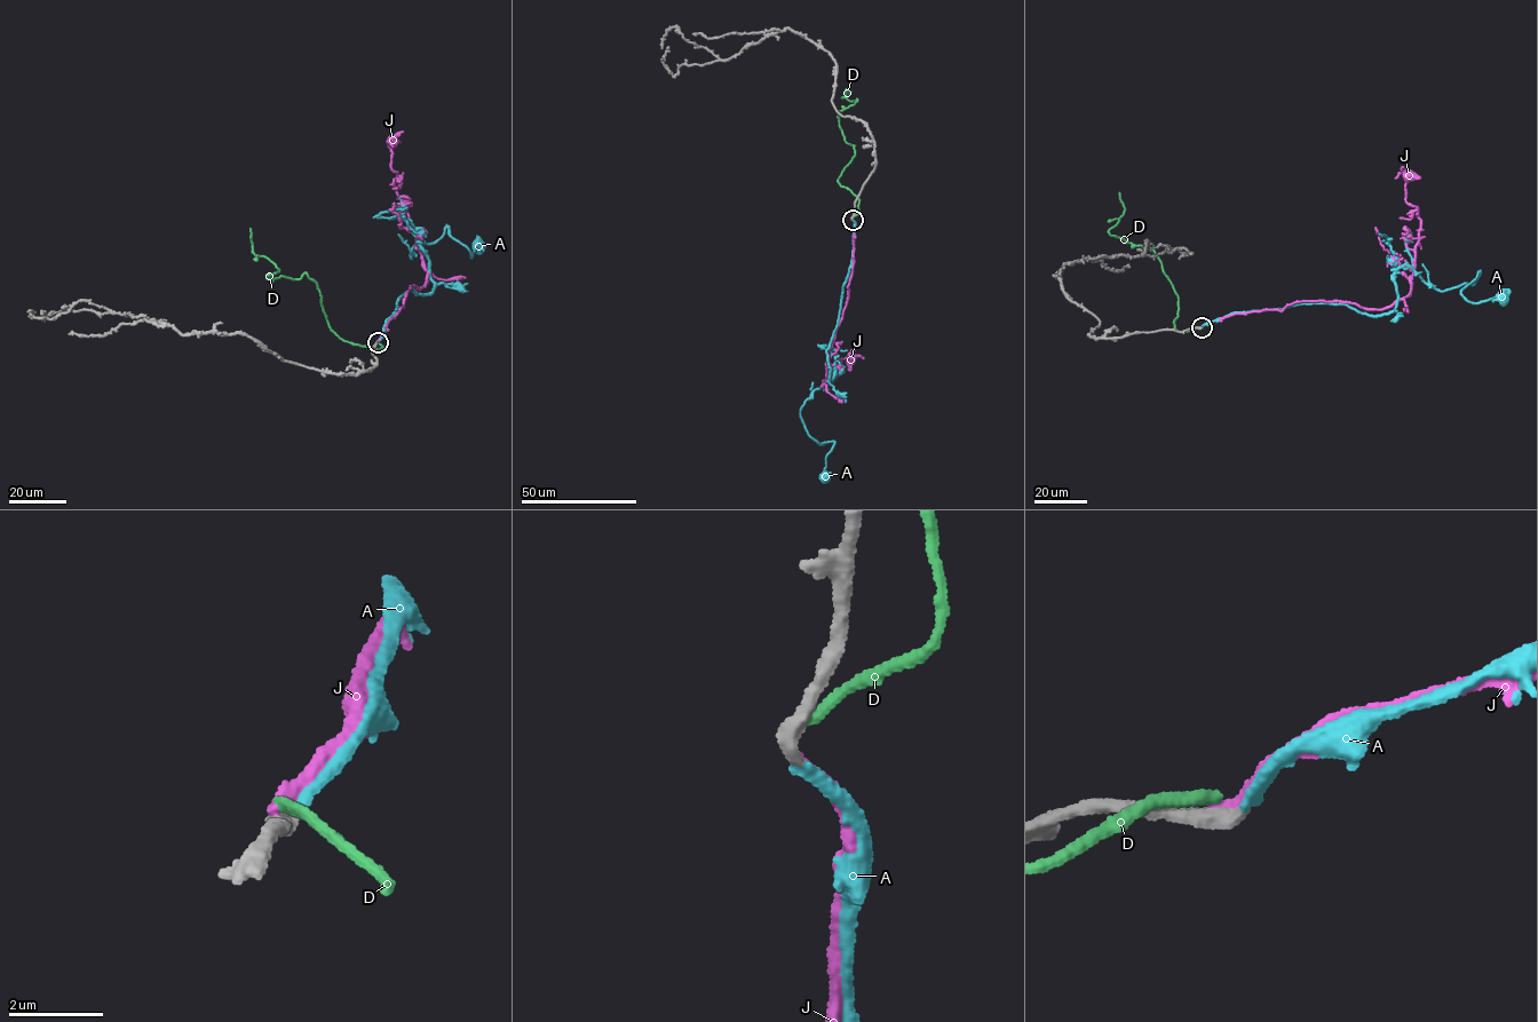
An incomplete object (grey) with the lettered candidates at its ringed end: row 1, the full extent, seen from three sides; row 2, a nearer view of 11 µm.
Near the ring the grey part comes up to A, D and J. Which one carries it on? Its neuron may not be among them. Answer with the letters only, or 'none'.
A

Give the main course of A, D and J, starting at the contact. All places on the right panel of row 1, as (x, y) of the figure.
A: (1202, 327), (1300, 303), (1387, 315), (1405, 266), (1442, 291), (1473, 285), (1479, 272), (1461, 295), (1501, 296)
D: (1199, 327), (1175, 330), (1178, 294), (1154, 246), (1152, 252), (1109, 234), (1123, 215), (1119, 192)
J: (1200, 327), (1301, 301), (1382, 310), (1410, 293), (1420, 223), (1417, 208), (1405, 198), (1410, 175)

